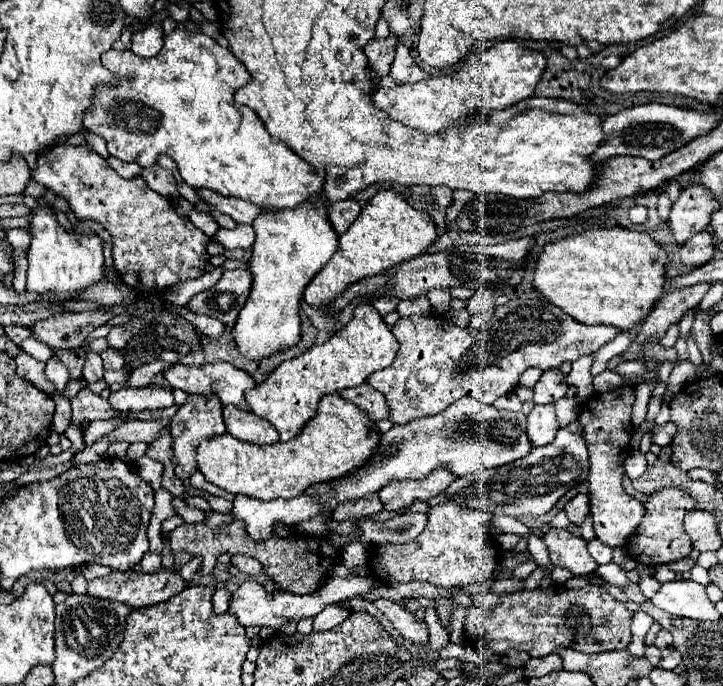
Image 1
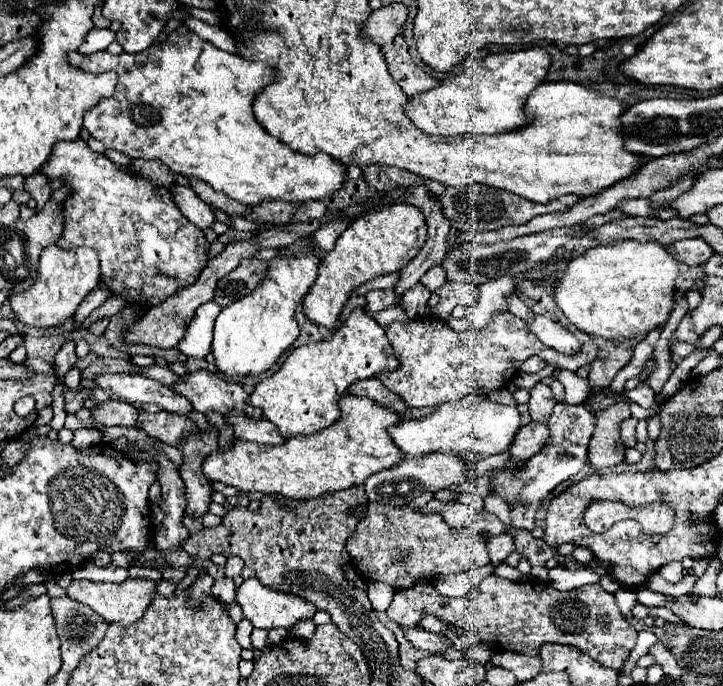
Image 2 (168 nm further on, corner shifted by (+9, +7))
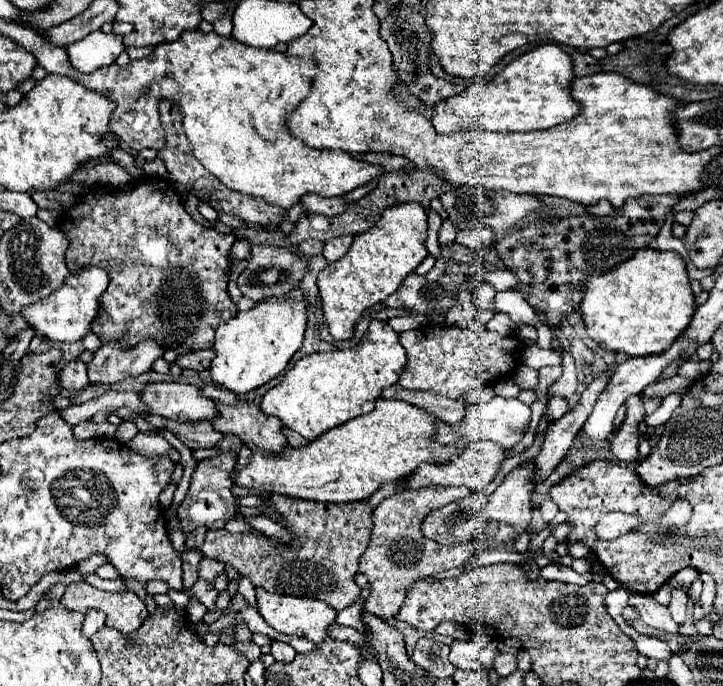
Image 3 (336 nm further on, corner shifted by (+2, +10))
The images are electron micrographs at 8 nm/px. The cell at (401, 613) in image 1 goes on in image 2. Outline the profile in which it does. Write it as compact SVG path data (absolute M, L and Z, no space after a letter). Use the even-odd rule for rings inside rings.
M416 625L416 629L402 629L404 637L416 647L416 649L424 649L430 653L442 653L444 649L450 647L450 641L440 635L440 633L430 633L426 629L422 629L420 625Z

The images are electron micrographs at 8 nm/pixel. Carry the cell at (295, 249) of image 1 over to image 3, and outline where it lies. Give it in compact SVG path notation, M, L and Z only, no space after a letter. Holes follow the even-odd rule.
M293 288L283 298L257 302L251 310L239 312L235 318L223 322L215 330L213 348L217 358L213 358L209 368L213 382L237 396L245 396L277 378L303 342L307 326L307 308L303 306L303 296L305 292L301 288Z

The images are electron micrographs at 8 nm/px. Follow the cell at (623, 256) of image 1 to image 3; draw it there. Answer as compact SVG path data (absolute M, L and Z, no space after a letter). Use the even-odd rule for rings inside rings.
M643 248L631 260L619 264L603 276L591 276L583 286L581 314L587 326L587 334L605 350L625 352L627 356L651 356L665 352L689 326L695 314L695 296L687 278L685 262L675 252L659 252Z

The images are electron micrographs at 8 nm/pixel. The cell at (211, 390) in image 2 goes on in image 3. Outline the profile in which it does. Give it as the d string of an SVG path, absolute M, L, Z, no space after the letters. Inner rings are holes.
M241 400L237 406L217 404L219 416L213 420L213 426L223 434L235 434L241 442L257 454L279 454L285 450L287 438L283 434L283 424L265 416L259 406L251 406L247 400Z

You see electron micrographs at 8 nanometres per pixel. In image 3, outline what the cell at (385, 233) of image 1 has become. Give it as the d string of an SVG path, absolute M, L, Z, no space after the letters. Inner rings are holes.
M405 202L383 212L381 220L365 234L355 236L349 252L319 272L317 284L321 294L323 316L333 340L353 338L361 314L377 302L389 298L425 258L427 258L427 214L423 206Z

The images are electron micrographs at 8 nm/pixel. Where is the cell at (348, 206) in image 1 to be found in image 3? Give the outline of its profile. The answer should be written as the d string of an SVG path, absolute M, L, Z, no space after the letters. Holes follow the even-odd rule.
M353 236L333 238L333 240L325 242L325 250L323 250L323 256L325 256L325 258L327 258L327 262L331 264L331 262L335 262L335 260L339 260L339 258L343 258L343 256L347 254L347 250L349 250L351 242L353 242Z

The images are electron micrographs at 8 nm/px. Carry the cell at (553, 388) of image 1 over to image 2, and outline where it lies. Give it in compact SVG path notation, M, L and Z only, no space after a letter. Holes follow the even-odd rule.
M542 381L536 383L530 389L530 401L528 401L528 411L532 421L538 423L546 423L548 415L552 413L554 407L554 397L552 397L552 389L548 385L544 385Z

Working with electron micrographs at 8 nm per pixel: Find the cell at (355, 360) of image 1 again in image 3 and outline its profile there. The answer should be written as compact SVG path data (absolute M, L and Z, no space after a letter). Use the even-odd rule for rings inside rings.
M371 320L365 338L351 350L317 352L301 358L293 370L285 374L281 384L271 388L263 400L261 410L265 416L277 416L283 426L295 430L307 440L315 440L323 432L375 408L375 400L383 388L397 384L407 354L399 344L399 334L381 320Z

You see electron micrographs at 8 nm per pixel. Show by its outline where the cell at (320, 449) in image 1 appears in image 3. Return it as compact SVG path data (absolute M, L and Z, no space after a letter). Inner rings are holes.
M379 398L375 410L331 428L305 448L285 448L281 454L251 454L247 468L235 474L235 484L255 492L285 494L315 502L361 502L375 494L387 482L401 482L423 462L443 464L459 456L461 444L435 442L435 430L441 424L423 408L401 400Z

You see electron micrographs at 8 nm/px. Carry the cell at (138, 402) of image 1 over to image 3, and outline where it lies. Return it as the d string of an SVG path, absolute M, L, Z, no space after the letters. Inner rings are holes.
M157 382L147 384L141 392L141 400L151 408L151 414L165 416L179 422L213 420L219 416L215 402L205 398L197 386L181 382Z

